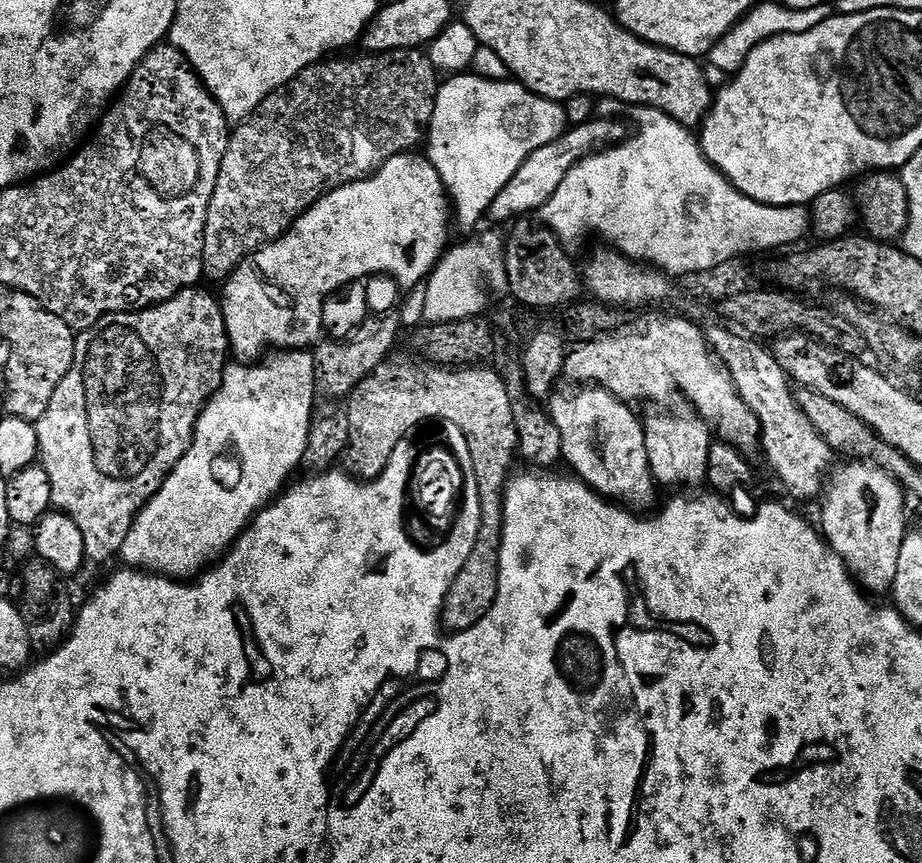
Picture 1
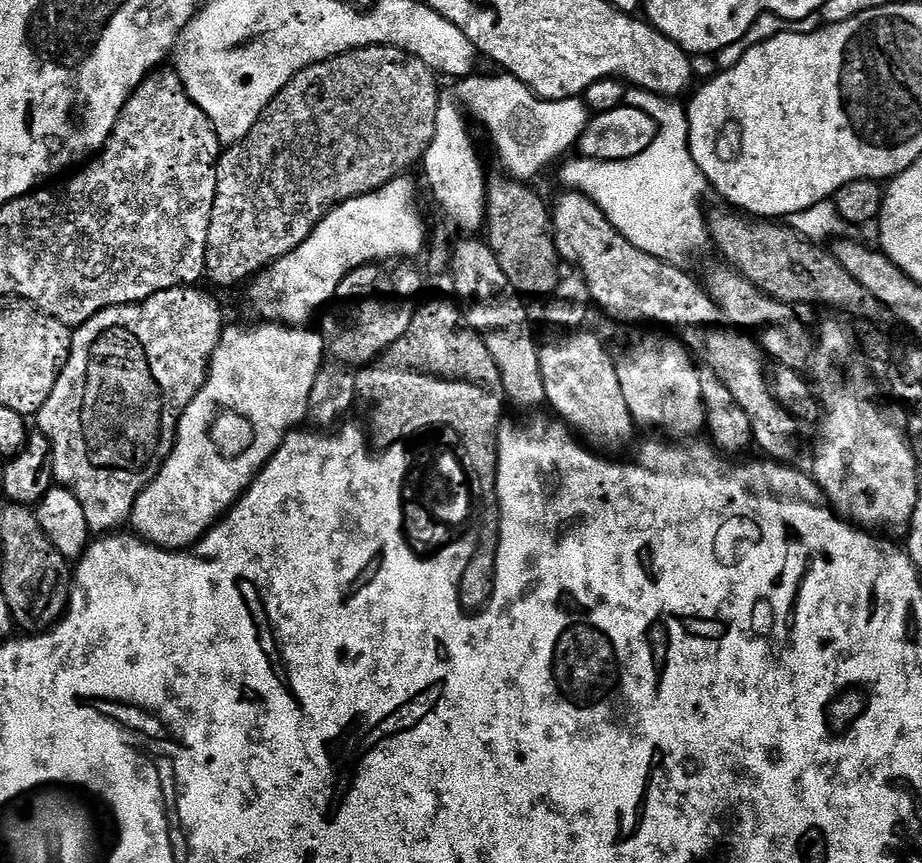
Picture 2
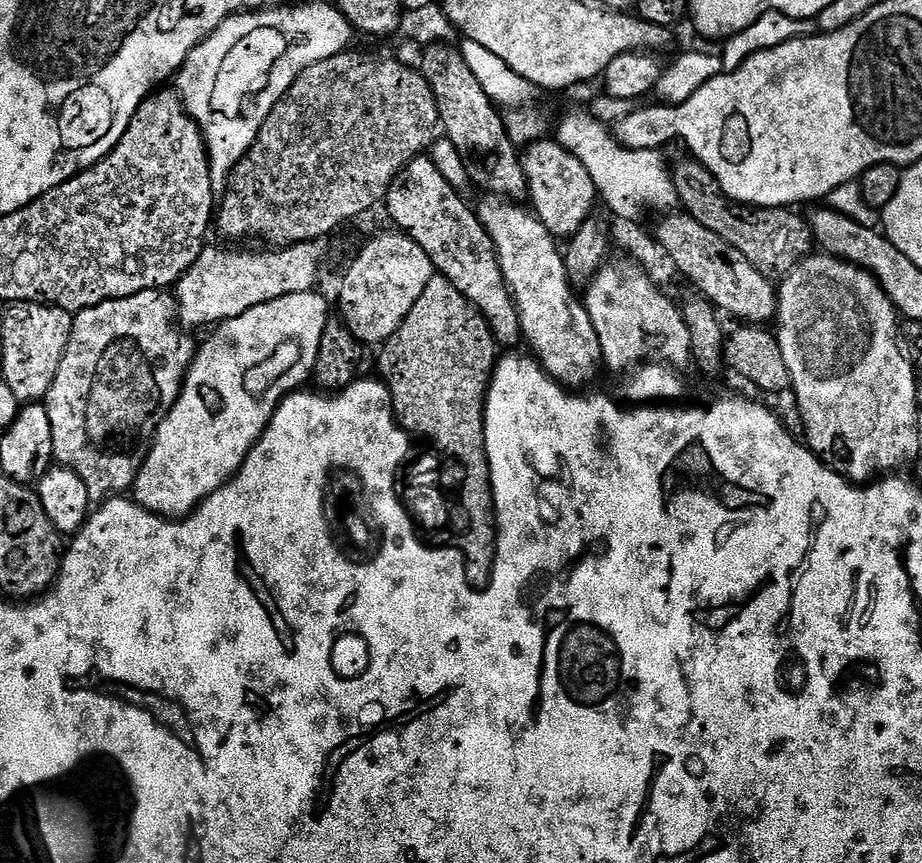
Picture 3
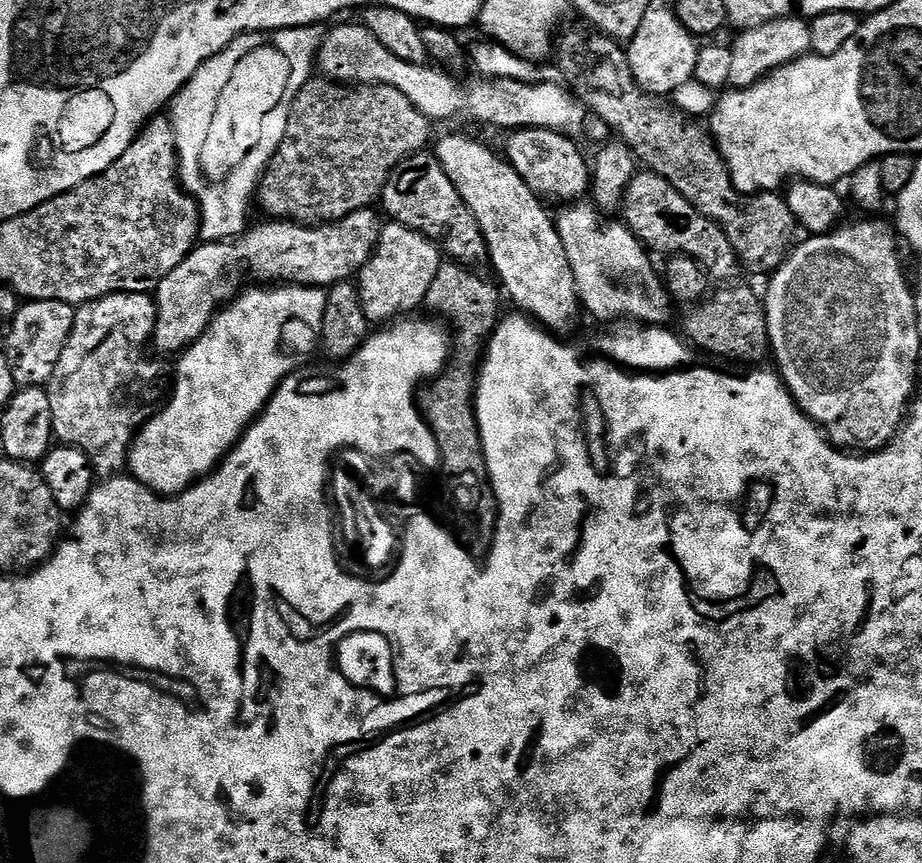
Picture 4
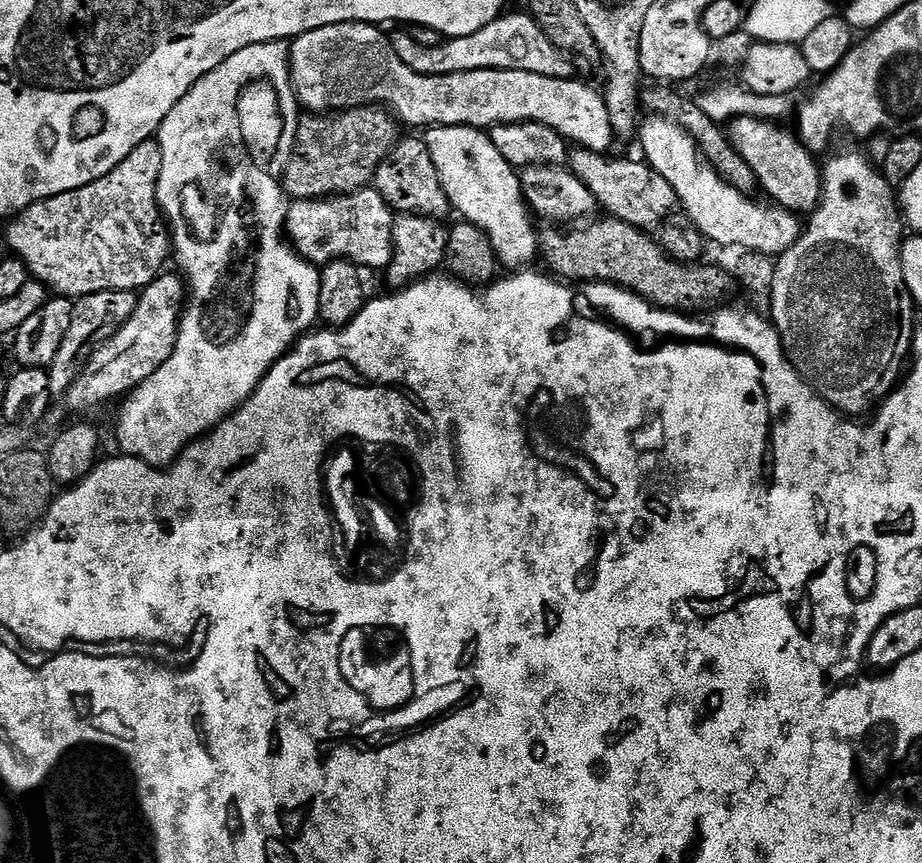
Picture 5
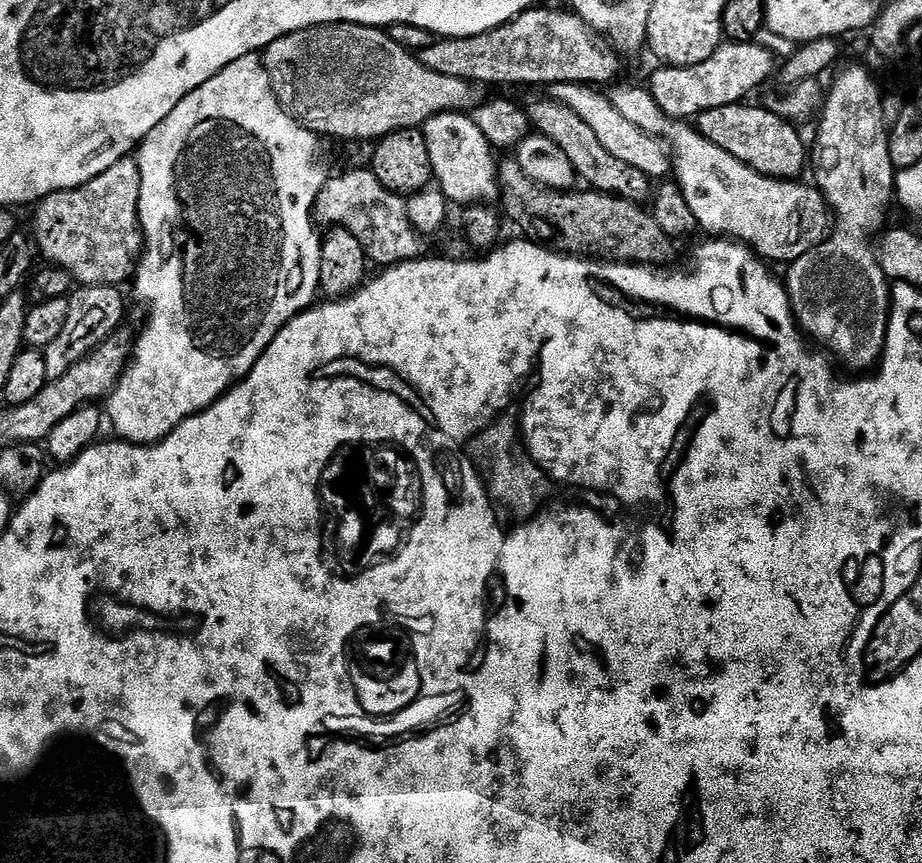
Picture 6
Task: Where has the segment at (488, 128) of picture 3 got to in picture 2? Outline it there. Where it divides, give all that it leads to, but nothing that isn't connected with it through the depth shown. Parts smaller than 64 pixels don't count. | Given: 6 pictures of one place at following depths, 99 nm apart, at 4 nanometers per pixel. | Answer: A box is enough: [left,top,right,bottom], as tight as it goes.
[486,174,562,298]

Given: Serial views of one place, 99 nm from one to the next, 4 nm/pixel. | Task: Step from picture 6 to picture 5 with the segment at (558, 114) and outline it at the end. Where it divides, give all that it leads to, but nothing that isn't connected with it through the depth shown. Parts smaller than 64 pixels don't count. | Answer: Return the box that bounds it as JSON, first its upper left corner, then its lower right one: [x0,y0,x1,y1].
[566,146,678,229]

